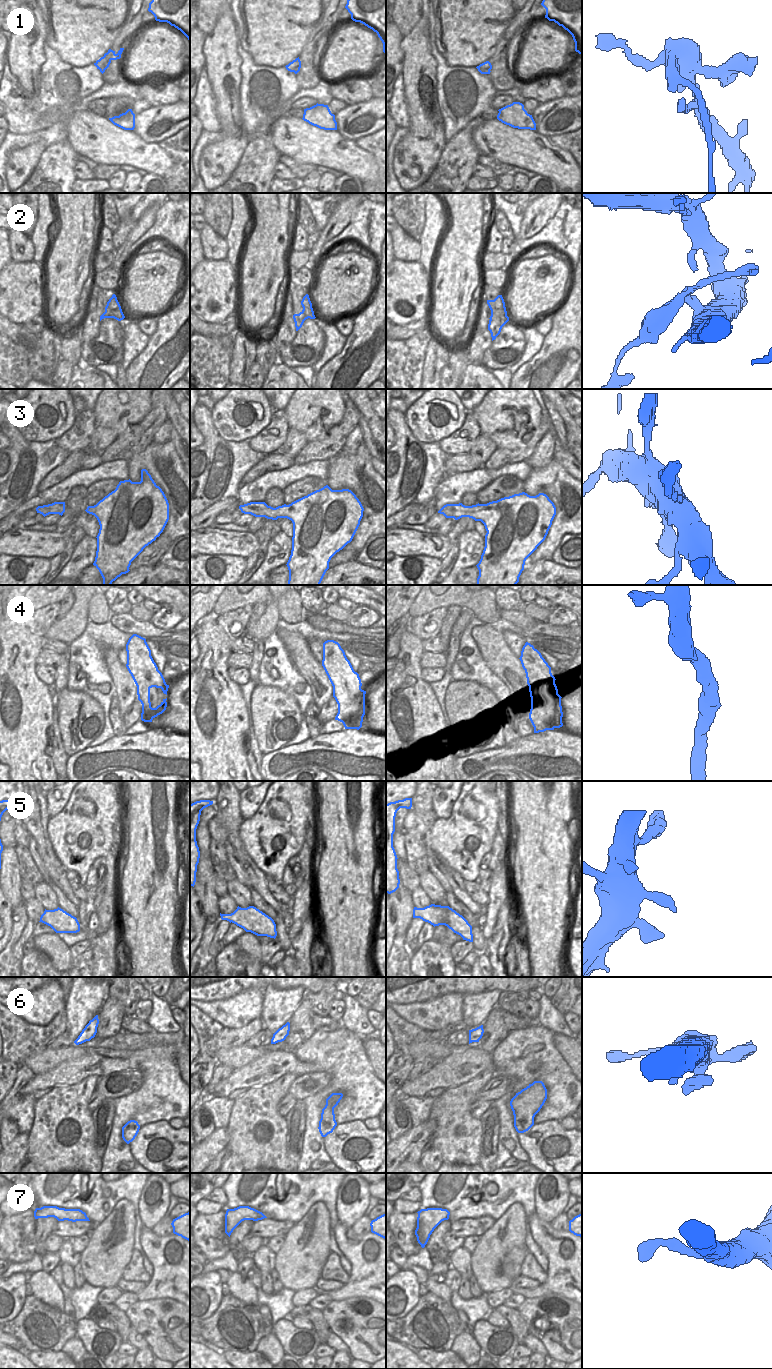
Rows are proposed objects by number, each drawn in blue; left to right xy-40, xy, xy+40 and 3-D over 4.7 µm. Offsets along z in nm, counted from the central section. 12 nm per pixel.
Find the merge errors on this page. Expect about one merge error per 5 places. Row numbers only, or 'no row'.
1, 2

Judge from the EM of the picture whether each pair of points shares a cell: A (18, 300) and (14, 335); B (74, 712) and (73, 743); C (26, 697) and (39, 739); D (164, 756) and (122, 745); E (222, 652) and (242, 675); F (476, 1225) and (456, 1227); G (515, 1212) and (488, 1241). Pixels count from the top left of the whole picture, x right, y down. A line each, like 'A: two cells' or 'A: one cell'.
A: two cells
B: one cell
C: one cell
D: one cell
E: two cells
F: one cell
G: one cell

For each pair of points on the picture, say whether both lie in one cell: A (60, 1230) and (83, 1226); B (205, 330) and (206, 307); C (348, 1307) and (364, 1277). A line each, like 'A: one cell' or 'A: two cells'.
A: one cell
B: two cells
C: two cells

